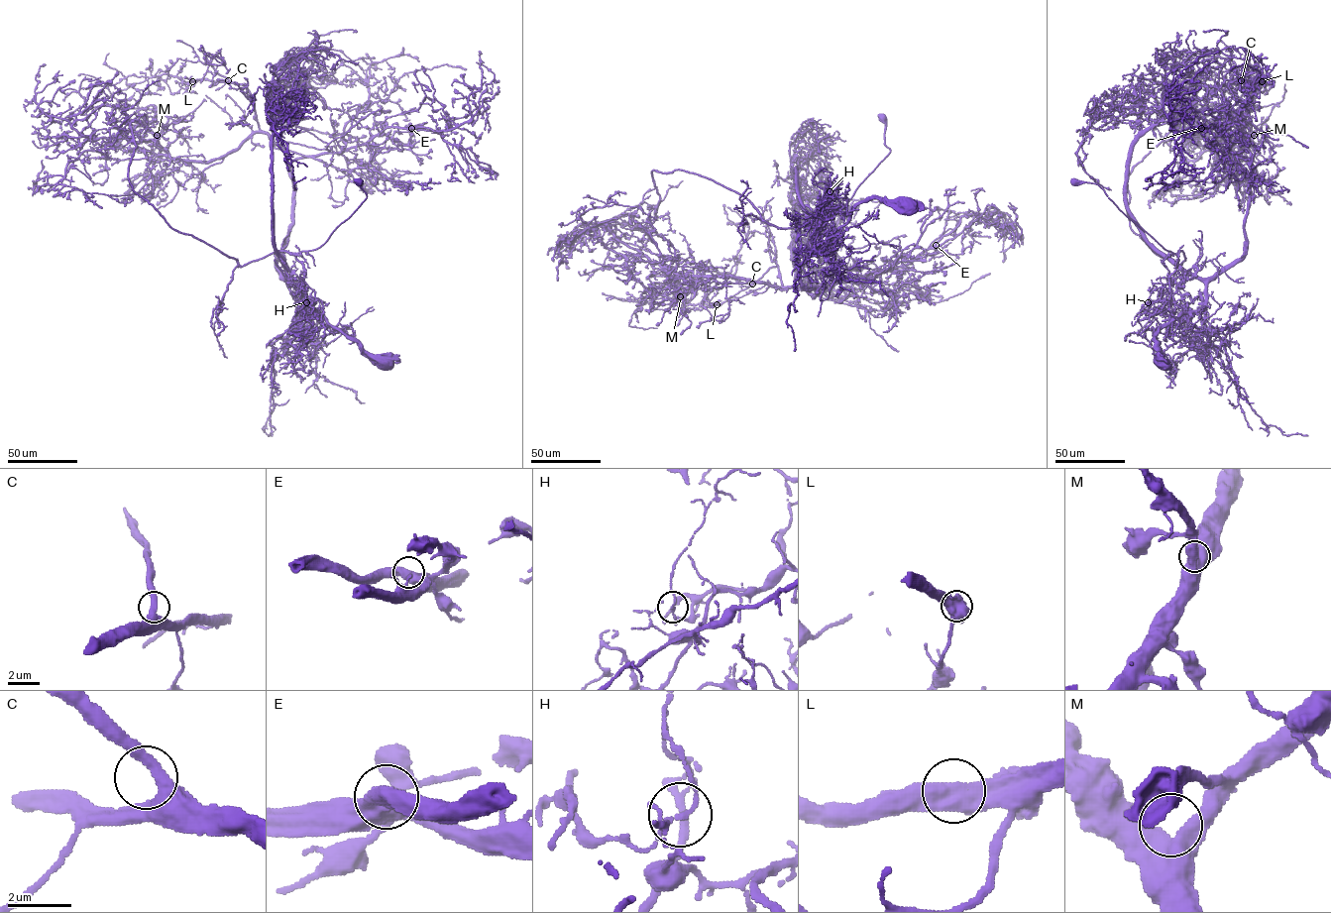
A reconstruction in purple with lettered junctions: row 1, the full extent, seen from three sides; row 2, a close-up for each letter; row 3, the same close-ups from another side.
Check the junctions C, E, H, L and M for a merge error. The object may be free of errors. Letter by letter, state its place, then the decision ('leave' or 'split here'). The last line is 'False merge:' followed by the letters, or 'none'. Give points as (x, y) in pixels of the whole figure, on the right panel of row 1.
C: at (1241, 80); leave
E: at (1201, 128); leave
H: at (1148, 302); split here
L: at (1262, 81); leave
M: at (1254, 135); leave
False merge: H

